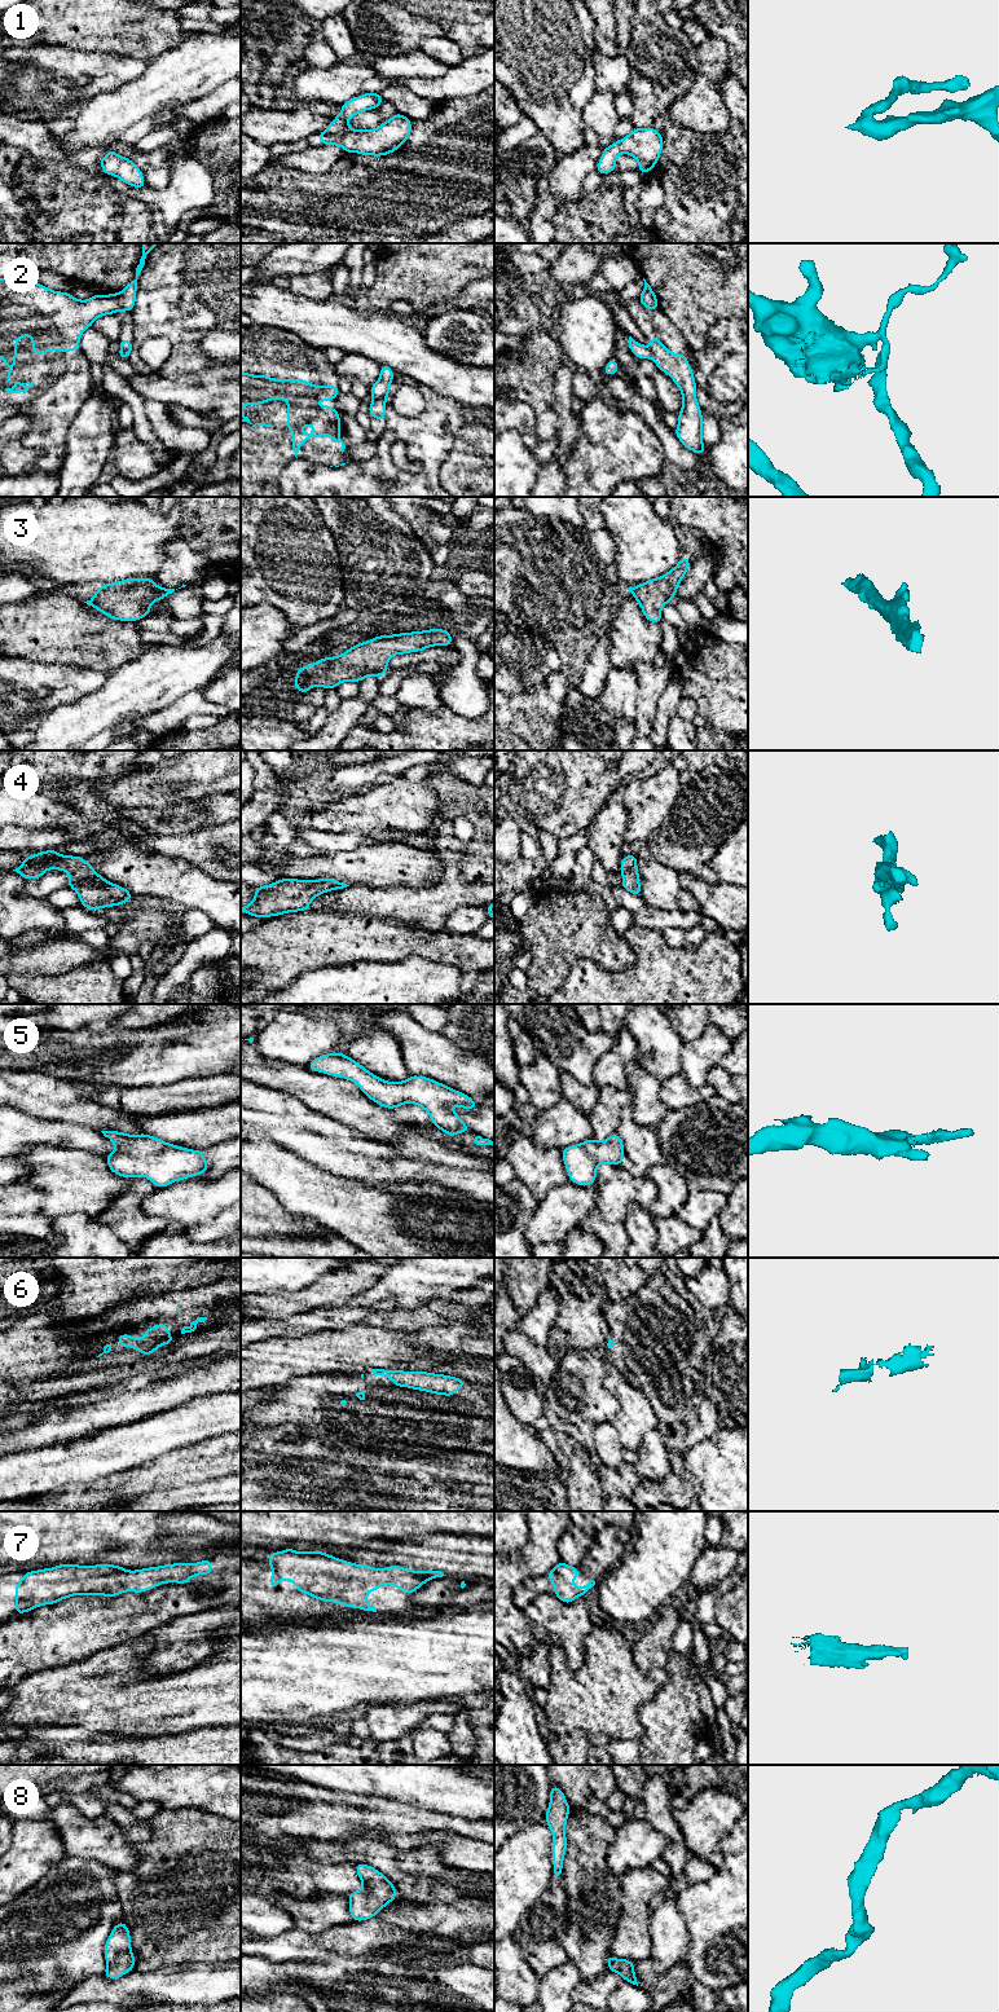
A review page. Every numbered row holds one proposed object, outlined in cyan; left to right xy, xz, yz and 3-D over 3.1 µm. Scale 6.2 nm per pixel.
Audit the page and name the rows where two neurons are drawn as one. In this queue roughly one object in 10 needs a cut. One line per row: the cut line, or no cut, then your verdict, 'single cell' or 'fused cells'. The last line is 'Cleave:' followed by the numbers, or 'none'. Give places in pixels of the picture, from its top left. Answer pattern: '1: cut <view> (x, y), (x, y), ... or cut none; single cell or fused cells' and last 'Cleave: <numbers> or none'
1: cut none; single cell
2: cut xz (384, 399), (373, 401); fused cells
3: cut none; single cell
4: cut none; single cell
5: cut none; single cell
6: cut none; single cell
7: cut none; single cell
8: cut none; single cell
Cleave: 2

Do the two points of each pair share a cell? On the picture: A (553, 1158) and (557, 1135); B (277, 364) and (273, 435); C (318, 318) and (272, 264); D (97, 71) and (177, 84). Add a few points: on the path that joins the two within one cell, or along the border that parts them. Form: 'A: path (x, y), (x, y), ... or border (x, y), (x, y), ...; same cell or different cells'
A: border (527, 1132), (537, 1145), (559, 1150); different cells
B: path (273, 382), (273, 417); same cell
C: border (271, 282), (254, 285); different cells
D: border (149, 62), (148, 67), (135, 79), (108, 89); different cells

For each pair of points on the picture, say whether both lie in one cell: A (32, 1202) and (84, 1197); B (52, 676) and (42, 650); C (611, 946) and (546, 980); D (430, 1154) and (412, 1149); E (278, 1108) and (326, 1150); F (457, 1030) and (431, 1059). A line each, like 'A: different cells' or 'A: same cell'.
A: different cells
B: different cells
C: same cell
D: same cell
E: same cell
F: different cells

